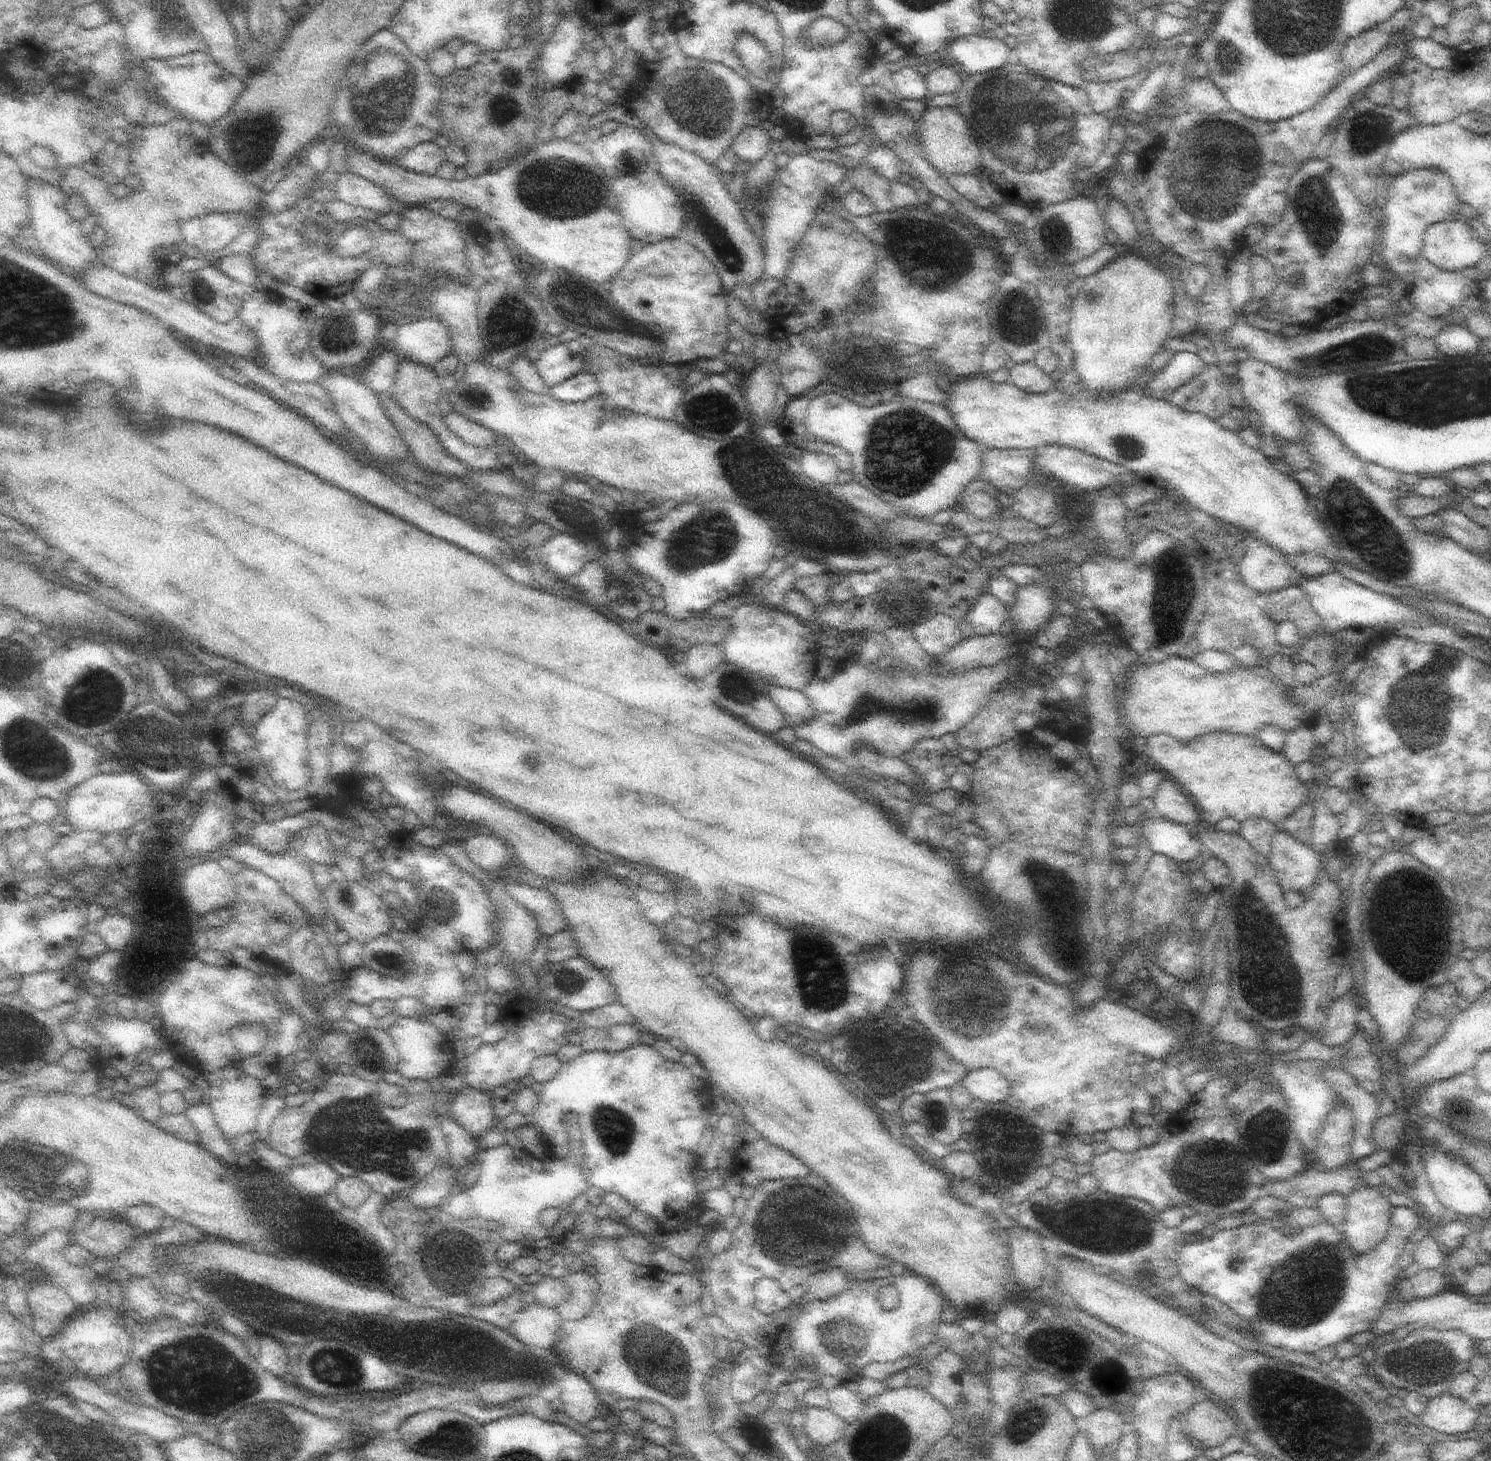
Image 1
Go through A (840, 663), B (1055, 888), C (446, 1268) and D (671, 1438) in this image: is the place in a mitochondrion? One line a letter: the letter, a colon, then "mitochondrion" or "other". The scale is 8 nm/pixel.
A: other
B: mitochondrion
C: mitochondrion
D: other

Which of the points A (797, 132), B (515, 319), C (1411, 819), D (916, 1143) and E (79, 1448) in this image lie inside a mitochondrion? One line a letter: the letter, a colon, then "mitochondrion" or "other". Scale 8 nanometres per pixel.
A: other
B: mitochondrion
C: other
D: other
E: mitochondrion

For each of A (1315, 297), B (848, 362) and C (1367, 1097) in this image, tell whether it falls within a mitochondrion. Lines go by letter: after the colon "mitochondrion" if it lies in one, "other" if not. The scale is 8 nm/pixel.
A: other
B: mitochondrion
C: other

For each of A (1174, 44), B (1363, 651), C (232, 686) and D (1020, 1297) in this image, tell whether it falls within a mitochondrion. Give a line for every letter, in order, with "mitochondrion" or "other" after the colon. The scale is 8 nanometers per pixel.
A: other
B: other
C: other
D: other

